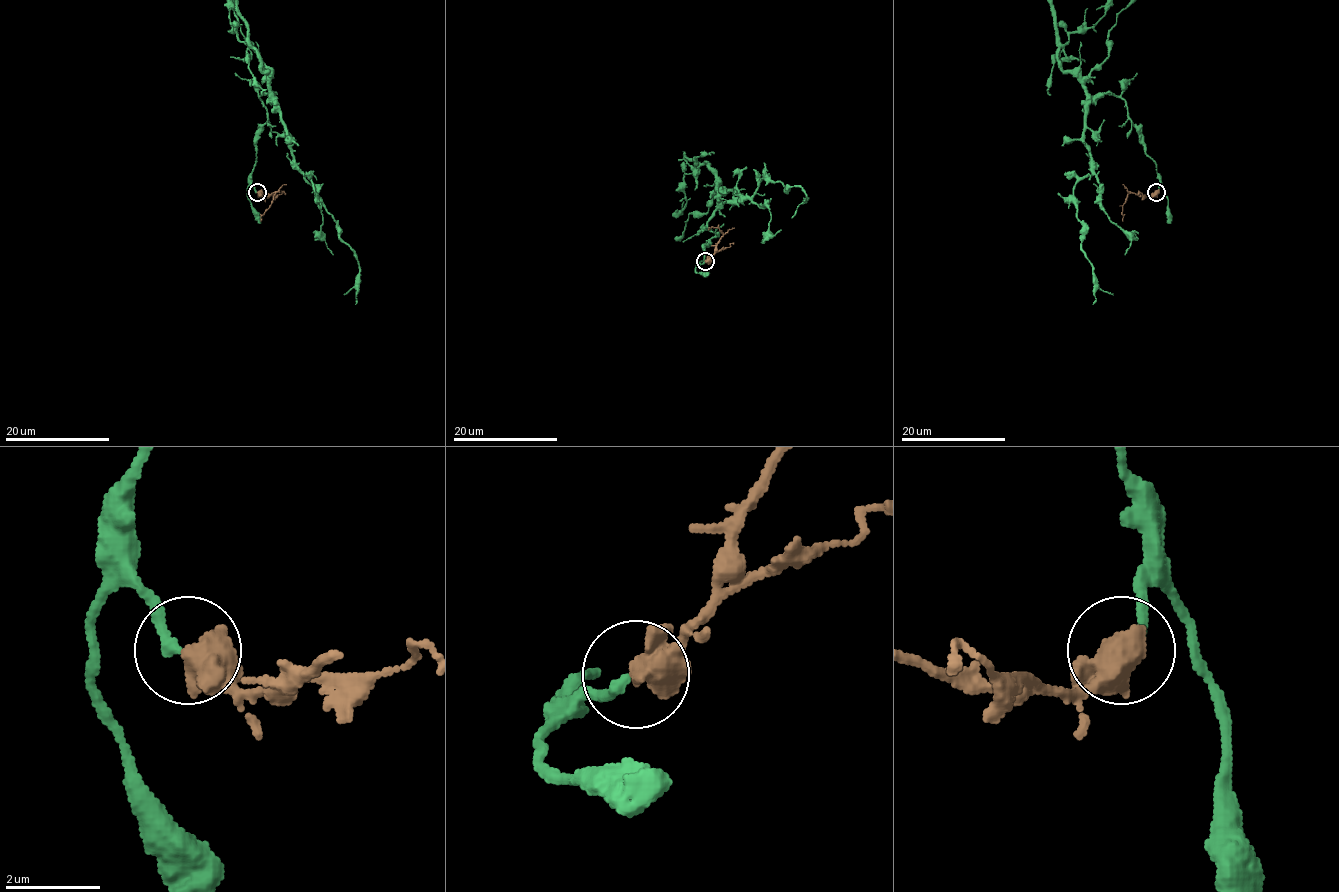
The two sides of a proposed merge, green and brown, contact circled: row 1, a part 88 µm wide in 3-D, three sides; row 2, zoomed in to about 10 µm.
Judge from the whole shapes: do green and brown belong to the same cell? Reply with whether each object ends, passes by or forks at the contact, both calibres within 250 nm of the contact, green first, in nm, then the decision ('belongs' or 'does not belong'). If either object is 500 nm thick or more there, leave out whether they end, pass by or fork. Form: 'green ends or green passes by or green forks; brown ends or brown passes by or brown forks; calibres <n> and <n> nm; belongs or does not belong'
calibres 240 and 700 nm; does not belong

